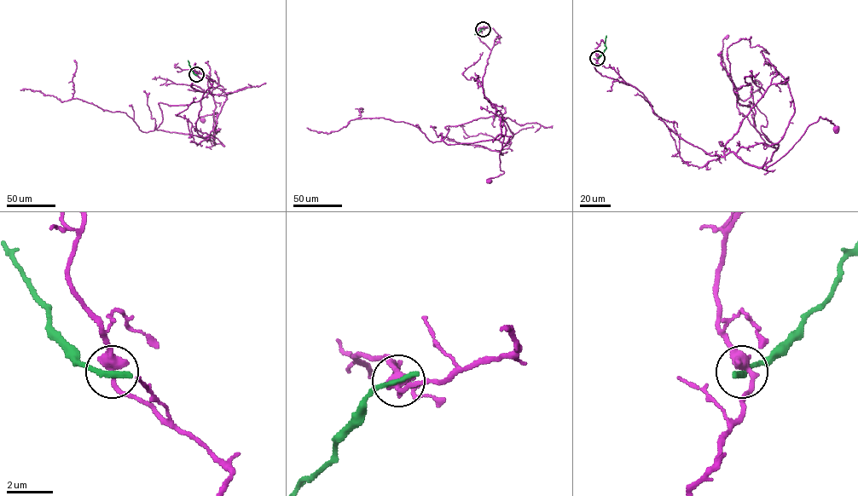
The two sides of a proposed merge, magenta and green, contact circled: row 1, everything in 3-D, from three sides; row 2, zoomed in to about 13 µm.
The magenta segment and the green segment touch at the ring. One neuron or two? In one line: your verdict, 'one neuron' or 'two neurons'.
two neurons

